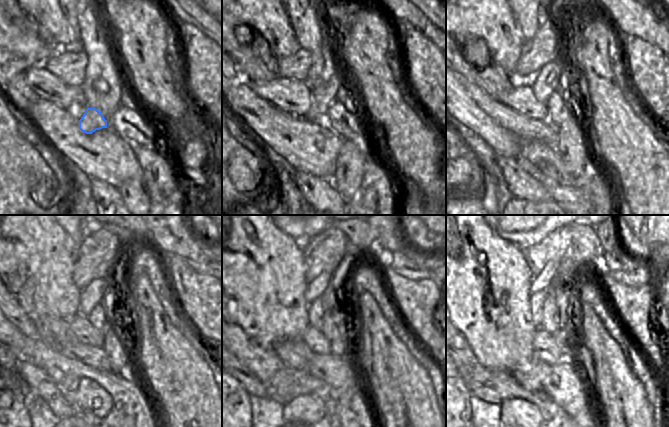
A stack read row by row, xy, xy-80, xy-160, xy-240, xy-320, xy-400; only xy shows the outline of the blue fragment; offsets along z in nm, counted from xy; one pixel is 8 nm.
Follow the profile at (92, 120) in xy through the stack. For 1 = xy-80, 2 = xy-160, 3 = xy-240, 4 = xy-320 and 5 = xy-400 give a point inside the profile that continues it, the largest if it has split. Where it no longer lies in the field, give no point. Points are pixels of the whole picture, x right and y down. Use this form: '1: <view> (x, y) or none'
1: xy-80 (322, 95)
2: xy-160 (548, 78)
3: xy-240 (91, 295)
4: xy-320 (314, 289)
5: xy-400 (541, 282)

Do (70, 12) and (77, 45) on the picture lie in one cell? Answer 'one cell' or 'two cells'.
one cell

